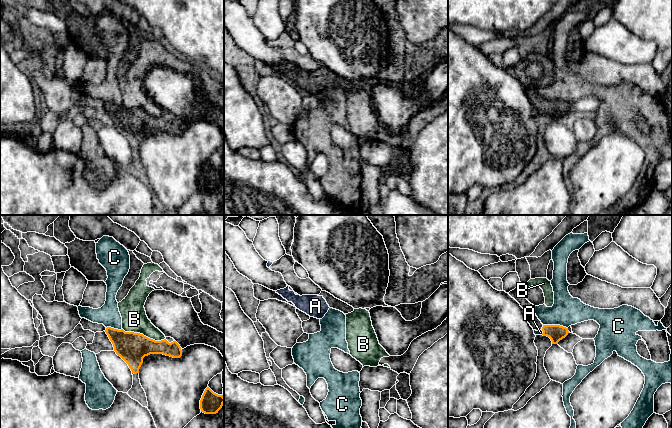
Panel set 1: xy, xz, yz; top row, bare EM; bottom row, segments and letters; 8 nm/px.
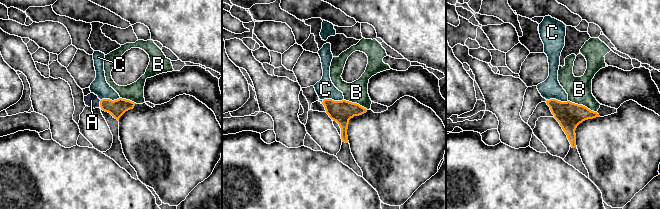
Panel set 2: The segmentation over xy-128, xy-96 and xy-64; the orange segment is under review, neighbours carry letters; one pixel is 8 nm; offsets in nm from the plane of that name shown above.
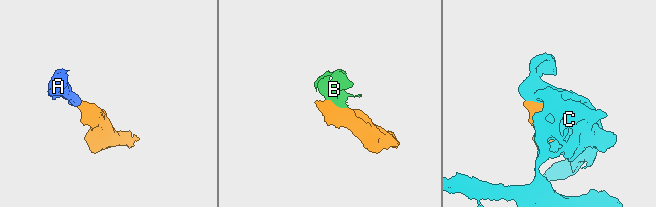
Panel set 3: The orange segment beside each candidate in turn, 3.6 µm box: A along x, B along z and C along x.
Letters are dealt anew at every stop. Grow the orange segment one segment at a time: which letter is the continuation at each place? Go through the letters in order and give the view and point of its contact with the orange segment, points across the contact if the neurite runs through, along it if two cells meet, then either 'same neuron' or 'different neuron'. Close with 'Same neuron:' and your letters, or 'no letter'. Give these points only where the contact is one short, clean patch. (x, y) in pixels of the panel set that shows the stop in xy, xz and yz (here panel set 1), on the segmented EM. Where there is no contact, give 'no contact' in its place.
A: yz (543, 332) | across yz (556, 333), (543, 332), (540, 332) | same neuron
B: xy (143, 335) | along xy (122, 328), (128, 332), (142, 333), (155, 340), (165, 339) | different neuron
C: yz (555, 325) | different neuron
Same neuron: A

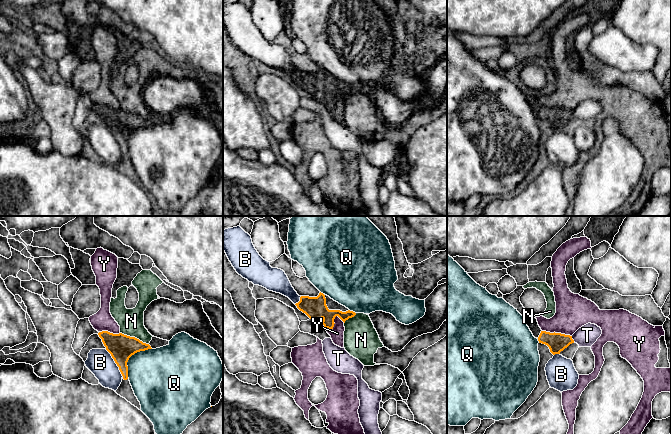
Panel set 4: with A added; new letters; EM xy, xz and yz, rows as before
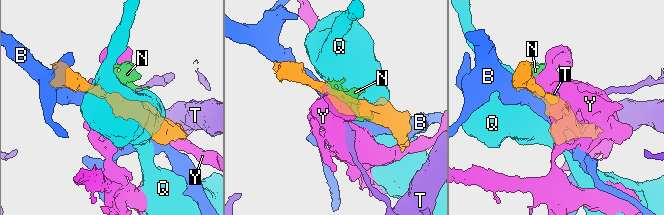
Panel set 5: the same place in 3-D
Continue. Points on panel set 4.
B: xy (115, 362) | different neuron
N: xy (134, 337) | along xy (120, 332), (134, 336), (148, 344) | different neuron
Q: xy (130, 356) | different neuron
T: yz (572, 339) | along yz (571, 336), (574, 341) | different neuron
Y: yz (557, 333) | different neuron
Same neuron: no letter

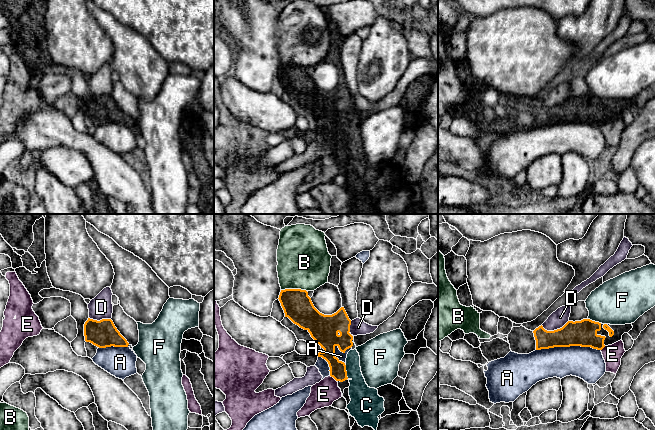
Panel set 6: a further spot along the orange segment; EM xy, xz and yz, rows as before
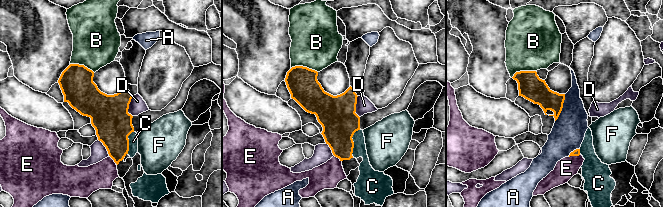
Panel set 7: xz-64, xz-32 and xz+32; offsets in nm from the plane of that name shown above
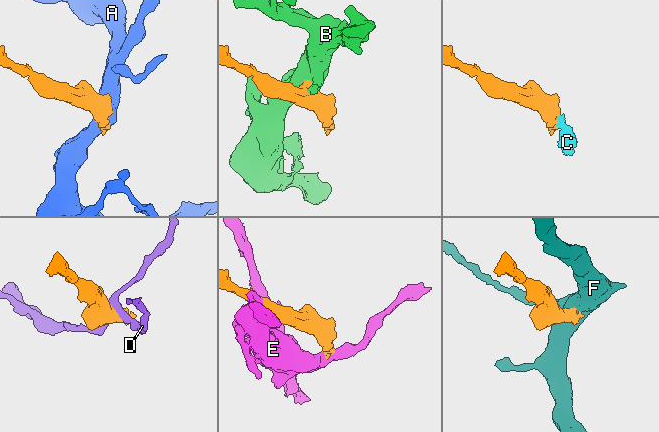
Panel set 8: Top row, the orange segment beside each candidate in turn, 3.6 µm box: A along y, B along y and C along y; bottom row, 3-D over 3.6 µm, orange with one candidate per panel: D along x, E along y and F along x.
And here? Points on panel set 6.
A: yz (568, 346) | different neuron
B: xz (294, 289) | different neuron
C: xz (346, 371) | across xz (337, 370), (346, 371), (357, 381), (362, 397) | same neuron
D: yz (554, 330) | different neuron
E: xz (333, 377) | different neuron
F: yz (594, 321) | along yz (587, 318), (600, 323) | different neuron
Same neuron: C

